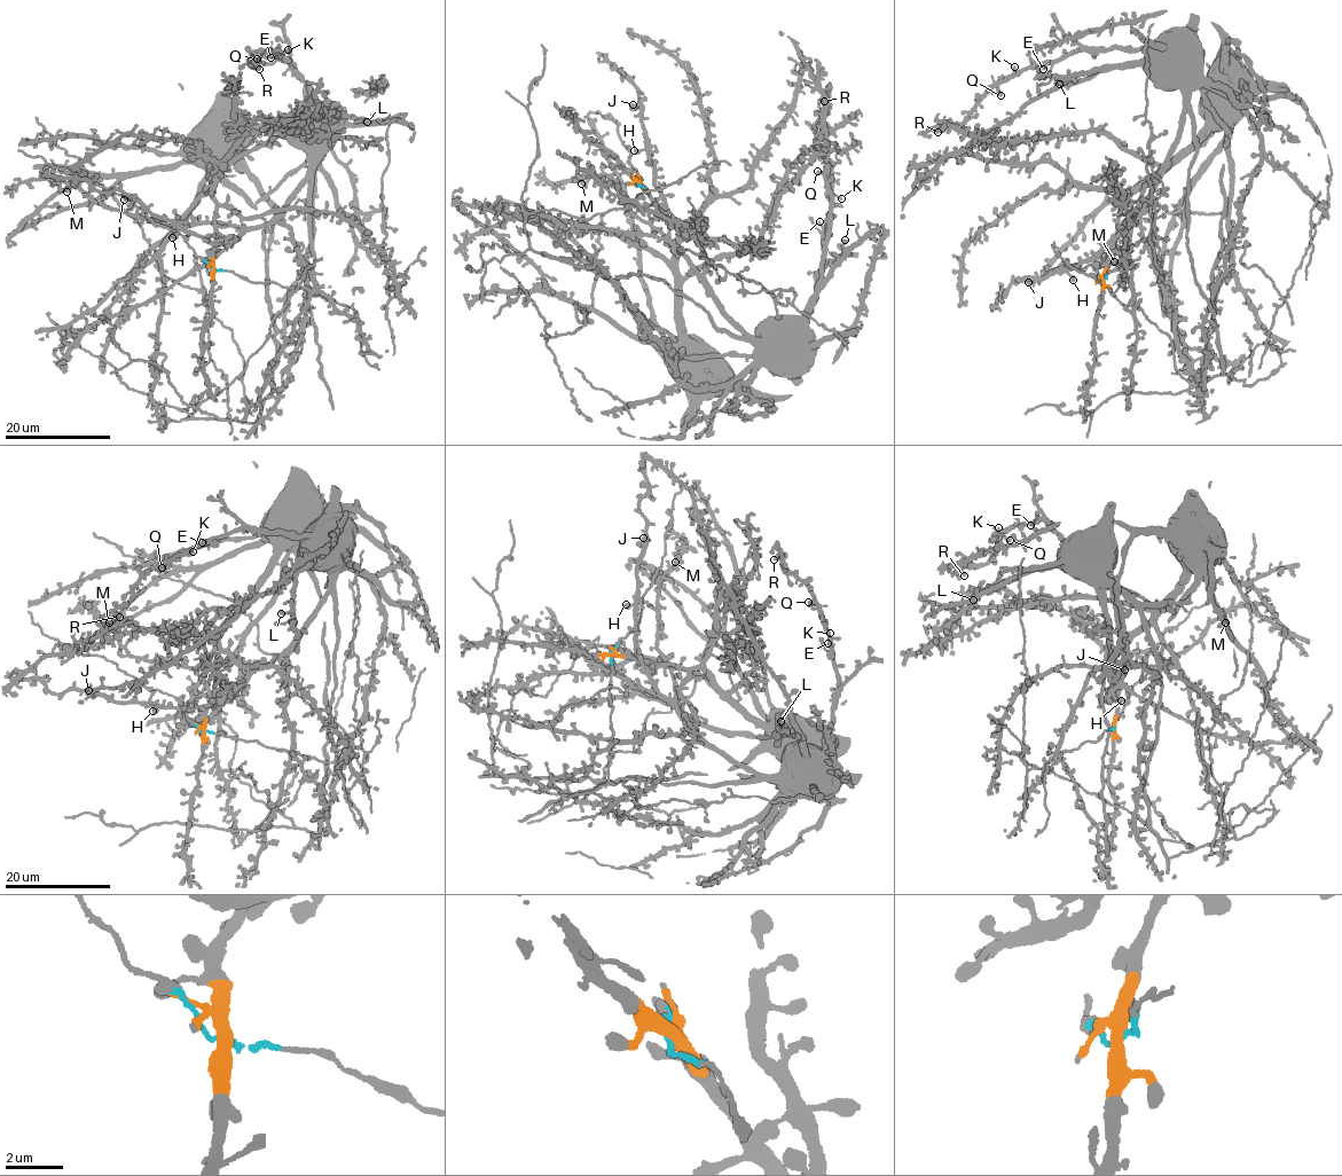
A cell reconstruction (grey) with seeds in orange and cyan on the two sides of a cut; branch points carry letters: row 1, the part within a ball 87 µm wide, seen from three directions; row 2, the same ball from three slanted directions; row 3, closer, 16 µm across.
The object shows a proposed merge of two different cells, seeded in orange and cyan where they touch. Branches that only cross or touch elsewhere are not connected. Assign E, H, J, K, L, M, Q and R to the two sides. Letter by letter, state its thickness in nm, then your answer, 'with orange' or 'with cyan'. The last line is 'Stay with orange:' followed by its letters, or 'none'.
E: 160 nm thick; with cyan
H: 500 nm thick; with cyan
J: 380 nm thick; with cyan
K: 190 nm thick; with cyan
L: 500 nm thick; with cyan
M: 440 nm thick; with cyan
Q: 360 nm thick; with cyan
R: 300 nm thick; with cyan
Stay with orange: none

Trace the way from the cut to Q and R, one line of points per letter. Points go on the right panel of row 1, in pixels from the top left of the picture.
Q: (1104, 279), (1179, 130), (1183, 93), (1146, 72), (1146, 49), (1114, 47), (1004, 78), (999, 96)
R: (1104, 279), (1179, 130), (1183, 93), (1146, 72), (1150, 52), (1033, 65), (938, 132)

